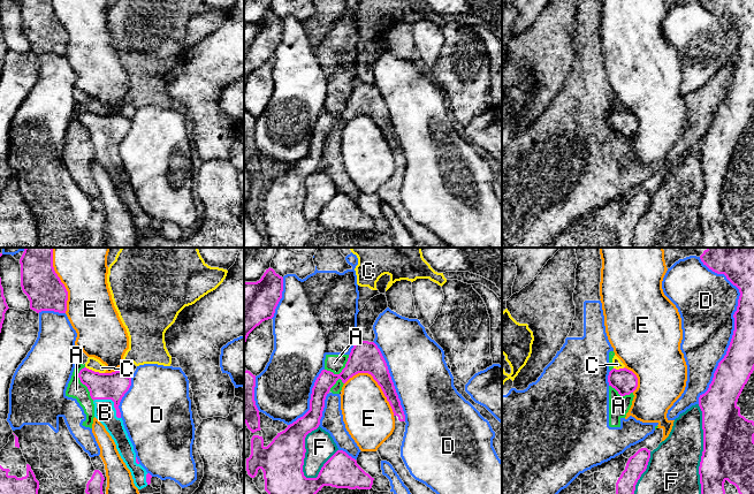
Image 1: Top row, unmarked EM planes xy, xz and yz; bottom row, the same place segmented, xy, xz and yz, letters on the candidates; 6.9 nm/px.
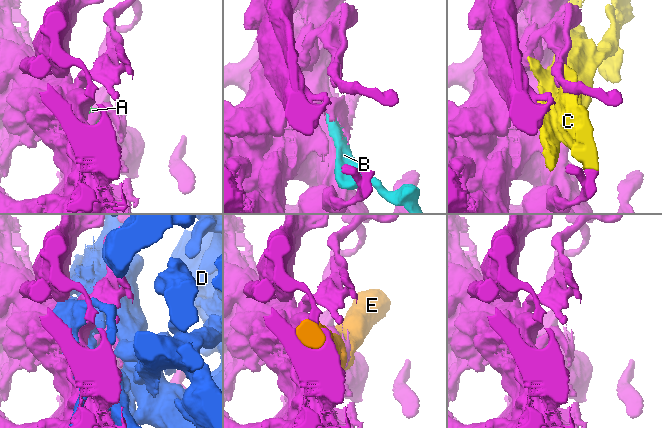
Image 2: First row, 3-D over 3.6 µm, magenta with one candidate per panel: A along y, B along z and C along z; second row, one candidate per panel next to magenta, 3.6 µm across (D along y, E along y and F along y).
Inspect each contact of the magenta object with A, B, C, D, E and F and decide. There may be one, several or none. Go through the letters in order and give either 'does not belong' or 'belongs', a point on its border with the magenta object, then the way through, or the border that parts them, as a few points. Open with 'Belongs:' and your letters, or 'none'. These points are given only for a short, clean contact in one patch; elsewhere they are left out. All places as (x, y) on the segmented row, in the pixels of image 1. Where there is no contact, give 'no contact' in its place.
Belongs: B
A: does not belong | xy (83, 384)
B: belongs | xy (112, 400)
C: does not belong | xy (93, 371)
D: does not belong | yz (735, 326)
E: does not belong | xz (376, 381)
F: does not belong | xz (305, 450)

